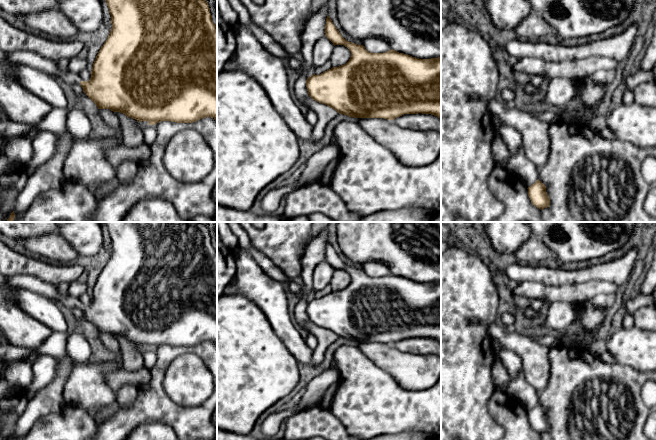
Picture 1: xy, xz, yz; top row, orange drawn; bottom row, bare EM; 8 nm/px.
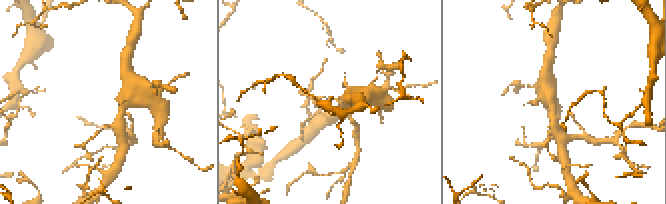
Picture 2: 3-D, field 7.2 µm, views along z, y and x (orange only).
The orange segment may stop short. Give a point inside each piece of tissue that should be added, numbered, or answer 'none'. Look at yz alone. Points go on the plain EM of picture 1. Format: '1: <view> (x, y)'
none

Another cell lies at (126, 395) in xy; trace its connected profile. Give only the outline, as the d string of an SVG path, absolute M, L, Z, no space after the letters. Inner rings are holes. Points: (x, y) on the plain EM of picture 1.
M125 385L116 391L116 402L119 407L131 405L138 394L138 388L133 385Z

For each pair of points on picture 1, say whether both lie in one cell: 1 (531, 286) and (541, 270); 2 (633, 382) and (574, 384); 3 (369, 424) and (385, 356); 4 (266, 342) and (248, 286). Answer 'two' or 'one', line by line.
1: two
2: one
3: two
4: two

